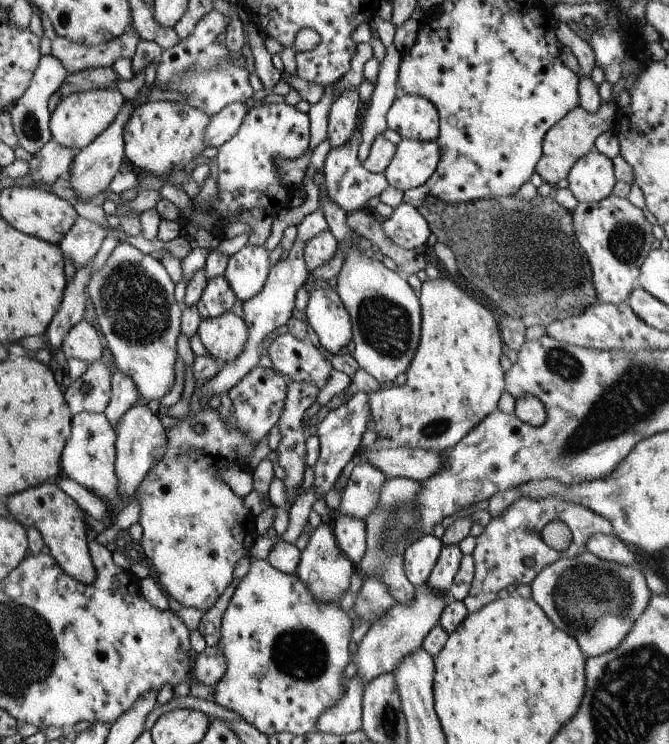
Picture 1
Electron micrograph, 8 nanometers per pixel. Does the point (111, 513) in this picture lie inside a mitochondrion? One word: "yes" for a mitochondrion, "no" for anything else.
no

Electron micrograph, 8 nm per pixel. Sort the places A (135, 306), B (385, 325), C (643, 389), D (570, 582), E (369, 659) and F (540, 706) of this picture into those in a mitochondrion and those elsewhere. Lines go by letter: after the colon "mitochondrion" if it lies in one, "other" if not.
A: mitochondrion
B: mitochondrion
C: mitochondrion
D: mitochondrion
E: other
F: other

